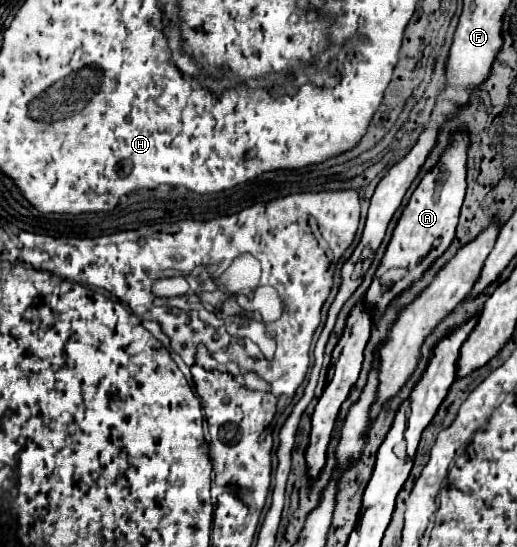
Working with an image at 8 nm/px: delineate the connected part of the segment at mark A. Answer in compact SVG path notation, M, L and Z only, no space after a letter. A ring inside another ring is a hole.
M457 130L451 134L451 142L445 148L445 152L441 154L439 162L423 176L423 180L419 182L419 186L415 188L407 208L403 210L403 216L399 218L391 242L385 250L385 256L375 272L373 284L367 290L367 304L371 304L373 310L373 318L377 320L383 312L383 308L387 306L387 302L397 296L401 290L405 290L407 286L411 286L411 282L415 282L417 278L421 278L421 274L435 262L435 258L439 258L447 246L451 244L453 236L455 236L455 228L457 228L457 220L459 220L459 212L463 206L463 198L465 198L465 190L467 190L467 150L469 150L469 142L471 136L467 130ZM391 268L399 268L405 274L393 282L389 288L385 288L381 284L381 276L391 270Z

